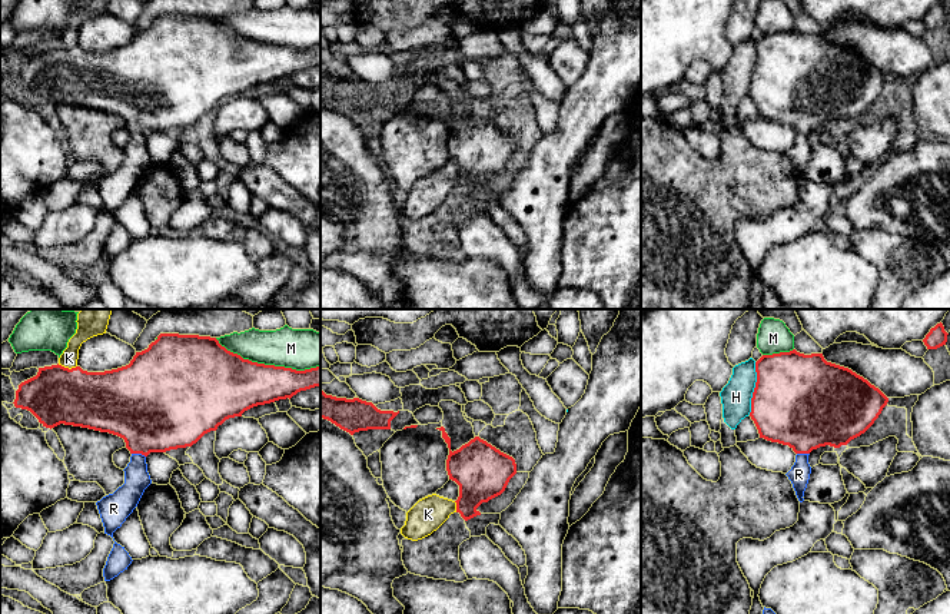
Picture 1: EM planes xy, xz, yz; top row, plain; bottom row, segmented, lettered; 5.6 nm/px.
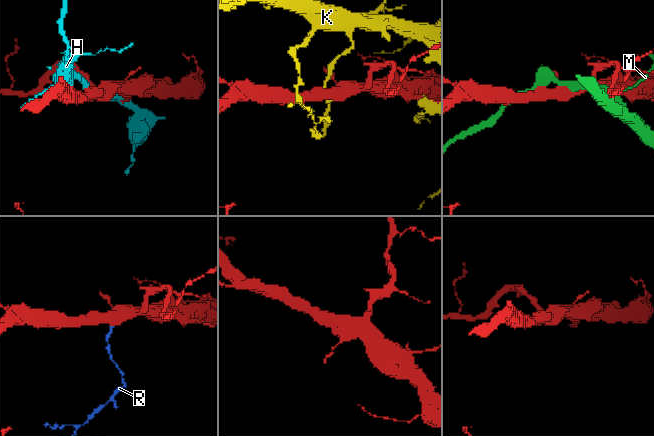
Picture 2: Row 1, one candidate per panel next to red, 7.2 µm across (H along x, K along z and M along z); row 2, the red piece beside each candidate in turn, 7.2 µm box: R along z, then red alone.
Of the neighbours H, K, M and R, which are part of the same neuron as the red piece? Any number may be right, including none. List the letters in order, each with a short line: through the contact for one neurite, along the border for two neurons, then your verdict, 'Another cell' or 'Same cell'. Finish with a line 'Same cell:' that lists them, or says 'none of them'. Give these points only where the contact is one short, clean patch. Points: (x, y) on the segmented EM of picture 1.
H: Another cell
K: Another cell
M: Another cell
R: Line: xy (153, 411), (142, 435), (139, 452), (136, 478). Same cell
Same cell: R

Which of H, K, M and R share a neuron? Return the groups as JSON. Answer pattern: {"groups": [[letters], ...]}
{"groups": [["H"], ["K"], ["M"], ["R"]]}

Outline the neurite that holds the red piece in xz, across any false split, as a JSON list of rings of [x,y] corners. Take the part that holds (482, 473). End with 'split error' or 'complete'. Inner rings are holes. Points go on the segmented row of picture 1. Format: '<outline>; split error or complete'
[[[436,428],[448,444],[449,455],[446,471],[449,479],[459,485],[456,512],[468,521],[481,512],[476,510],[482,502],[501,495],[509,479],[516,474],[515,459],[486,441],[475,437],[456,451],[451,451],[451,438],[445,428]]]; complete

